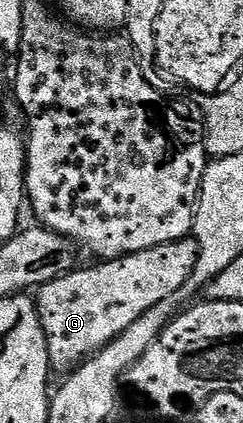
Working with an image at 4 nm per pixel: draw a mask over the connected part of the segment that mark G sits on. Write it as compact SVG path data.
M186 238L132 252L117 260L99 262L95 268L78 267L42 284L35 299L50 361L54 365L76 365L82 358L101 351L127 330L127 326L143 318L147 310L176 296L187 278L191 278L198 262L199 242L196 238Z

